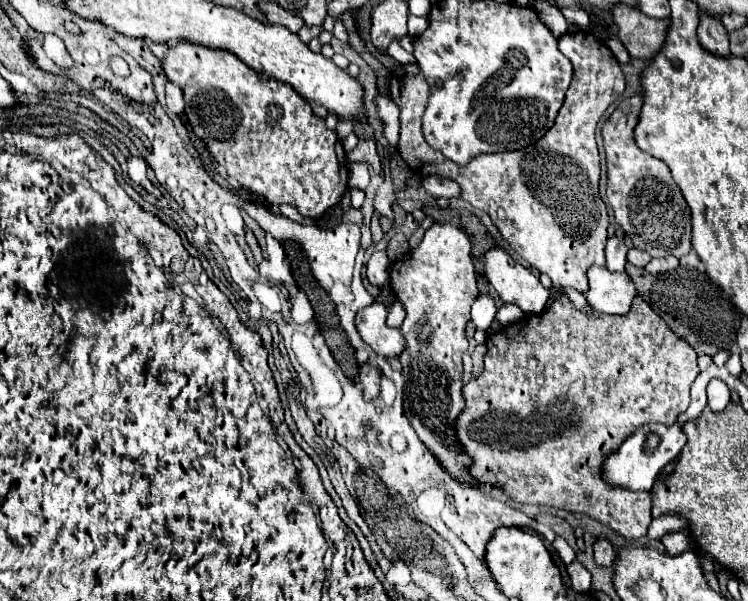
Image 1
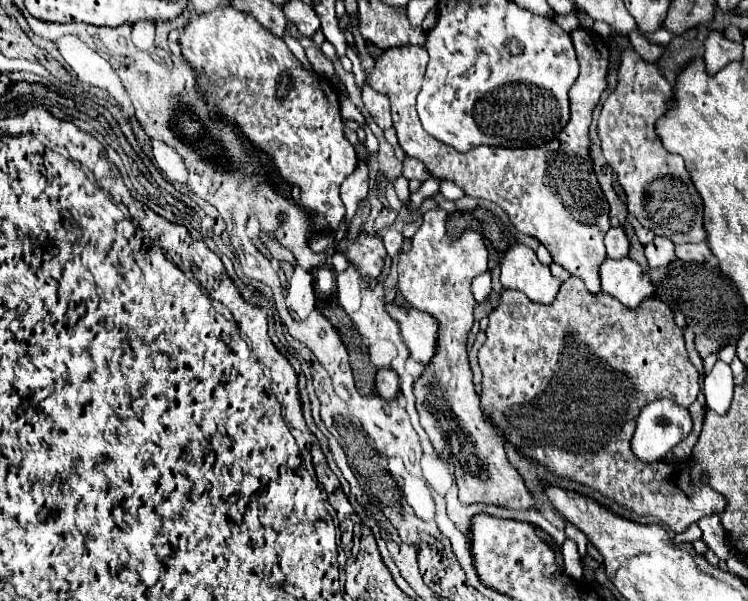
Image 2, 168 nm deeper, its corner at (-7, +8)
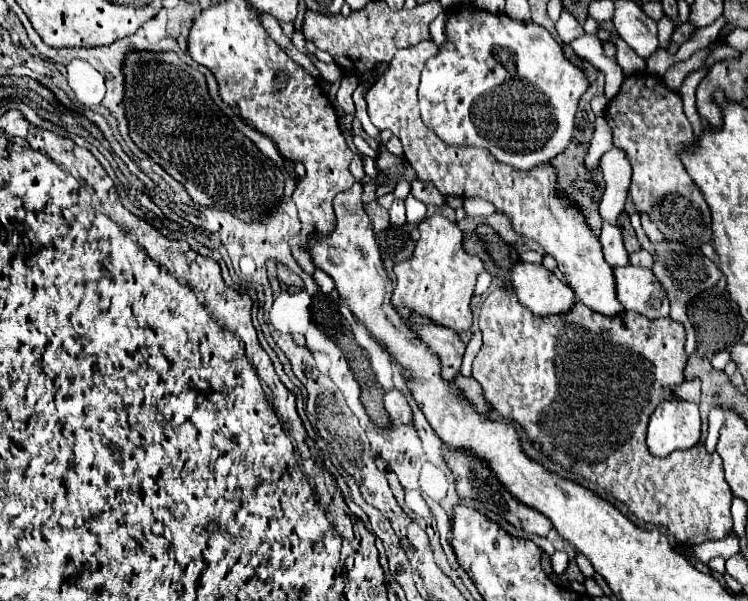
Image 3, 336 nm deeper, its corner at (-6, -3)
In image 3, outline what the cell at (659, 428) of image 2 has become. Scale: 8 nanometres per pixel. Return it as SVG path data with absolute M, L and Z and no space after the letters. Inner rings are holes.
M666 399L650 415L648 449L666 457L676 449L690 449L700 439L698 405L684 399Z

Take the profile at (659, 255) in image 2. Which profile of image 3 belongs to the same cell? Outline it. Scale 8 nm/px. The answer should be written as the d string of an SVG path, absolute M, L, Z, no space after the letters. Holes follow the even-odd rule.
M638 249L638 251L630 253L630 263L636 265L636 267L650 269L652 267L652 255L648 251L644 251L644 249Z

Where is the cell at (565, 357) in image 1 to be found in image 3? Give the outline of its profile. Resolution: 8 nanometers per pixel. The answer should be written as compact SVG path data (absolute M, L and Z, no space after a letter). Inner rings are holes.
M504 281L498 289L494 289L486 301L482 303L482 309L480 309L480 331L482 331L482 349L478 351L476 359L474 359L474 367L472 367L472 377L482 385L484 389L484 397L494 405L494 409L498 413L502 413L502 417L518 423L520 427L526 429L526 433L530 435L530 439L536 439L540 441L542 445L542 451L552 457L556 463L568 467L594 481L596 485L600 485L602 489L606 489L608 493L612 493L616 499L620 499L638 519L646 521L646 523L660 523L664 525L674 537L678 543L686 543L686 545L698 545L698 543L706 543L706 541L718 541L718 539L724 539L726 535L730 535L732 531L732 515L730 515L730 505L732 505L732 491L728 487L728 483L724 481L724 471L722 471L722 457L712 451L708 453L706 451L705 443L694 445L692 449L686 449L686 451L676 451L674 457L654 457L648 453L648 447L646 447L646 427L648 427L648 419L652 415L652 411L656 409L656 405L664 399L676 399L672 395L672 387L674 385L680 385L684 383L684 365L686 365L686 351L684 351L684 343L686 343L686 331L680 323L676 323L672 317L662 317L662 319L646 319L644 315L638 315L638 313L624 313L624 315L618 315L618 317L606 317L606 315L600 315L596 311L590 311L588 307L584 307L580 301L576 301L574 309L568 313L568 315L562 315L562 317L556 317L556 315L550 315L550 317L538 317L534 315L528 307L520 305L518 303L518 297L512 293L510 289L510 281Z

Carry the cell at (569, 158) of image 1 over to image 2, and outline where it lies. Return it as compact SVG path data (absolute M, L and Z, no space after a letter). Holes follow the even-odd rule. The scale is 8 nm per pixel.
M585 28L571 32L571 40L581 64L579 78L569 90L571 118L563 132L551 140L551 144L543 144L543 148L479 146L469 152L457 152L455 148L429 136L415 110L415 98L429 62L423 46L409 44L401 48L387 48L377 60L375 70L369 76L369 84L377 92L391 96L393 128L397 130L399 146L407 156L421 160L431 176L455 182L467 196L491 200L501 206L519 232L537 238L549 250L553 262L581 278L587 290L595 294L601 290L599 266L607 258L603 238L611 224L609 202L595 178L593 158L589 154L589 124L601 94L607 90L609 46L603 36Z

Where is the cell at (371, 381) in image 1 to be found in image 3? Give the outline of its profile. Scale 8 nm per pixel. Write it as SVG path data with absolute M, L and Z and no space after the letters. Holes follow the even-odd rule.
M398 389L388 391L384 397L384 407L394 423L412 425L412 409L410 409L406 397L402 395L402 391L398 391Z

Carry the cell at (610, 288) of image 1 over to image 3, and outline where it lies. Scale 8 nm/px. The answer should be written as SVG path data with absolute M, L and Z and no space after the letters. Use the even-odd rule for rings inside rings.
M626 265L614 269L614 275L618 301L626 307L626 311L638 311L650 319L668 315L666 291L650 269Z

